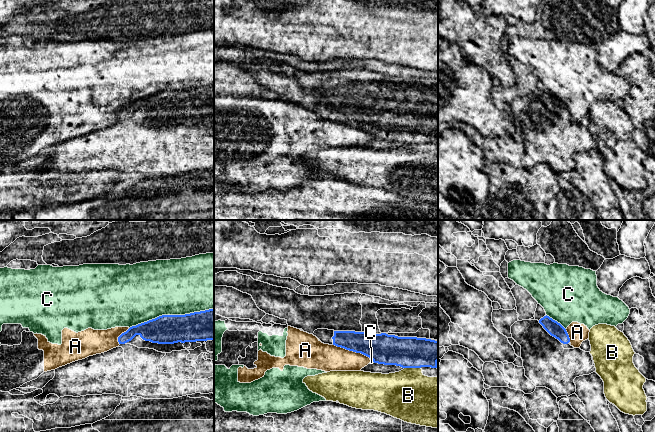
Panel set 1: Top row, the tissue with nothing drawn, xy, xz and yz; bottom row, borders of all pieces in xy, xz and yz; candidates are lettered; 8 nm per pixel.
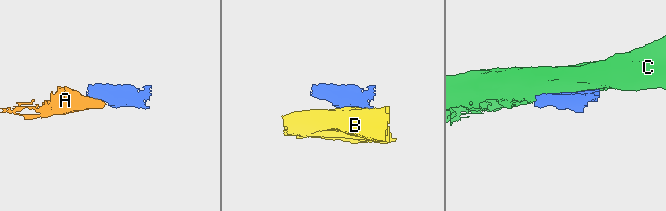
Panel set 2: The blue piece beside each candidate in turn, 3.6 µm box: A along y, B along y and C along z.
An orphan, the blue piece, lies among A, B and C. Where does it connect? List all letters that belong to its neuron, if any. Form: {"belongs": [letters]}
{"belongs": []}

